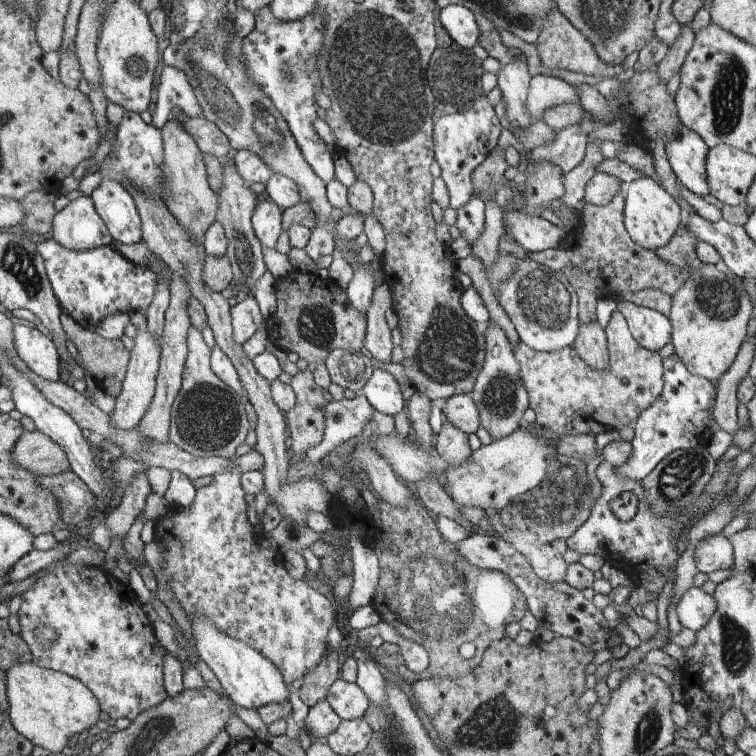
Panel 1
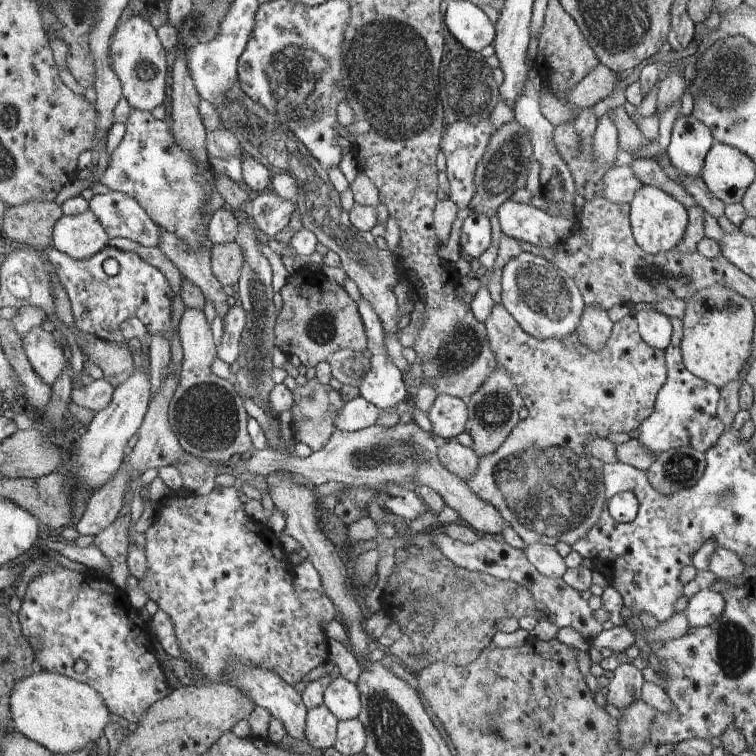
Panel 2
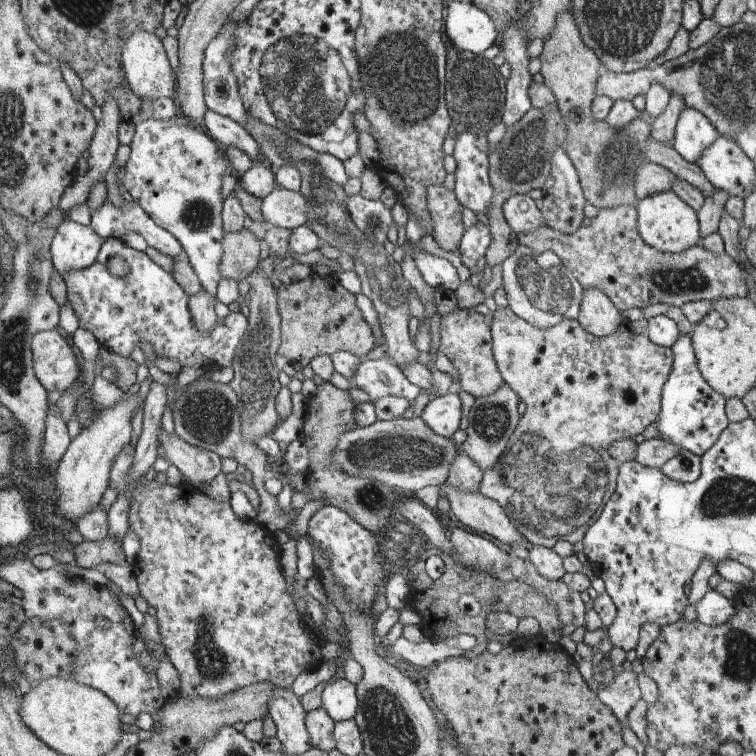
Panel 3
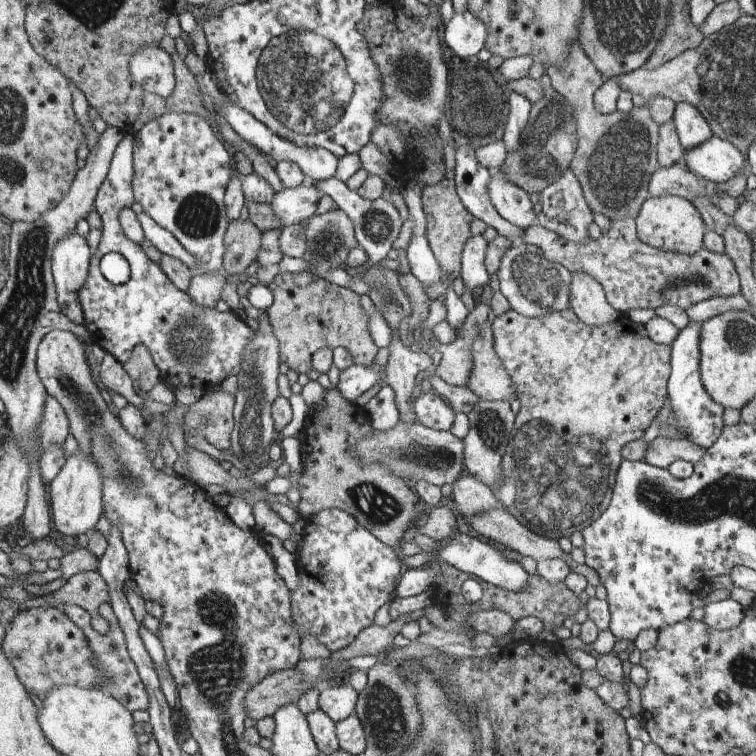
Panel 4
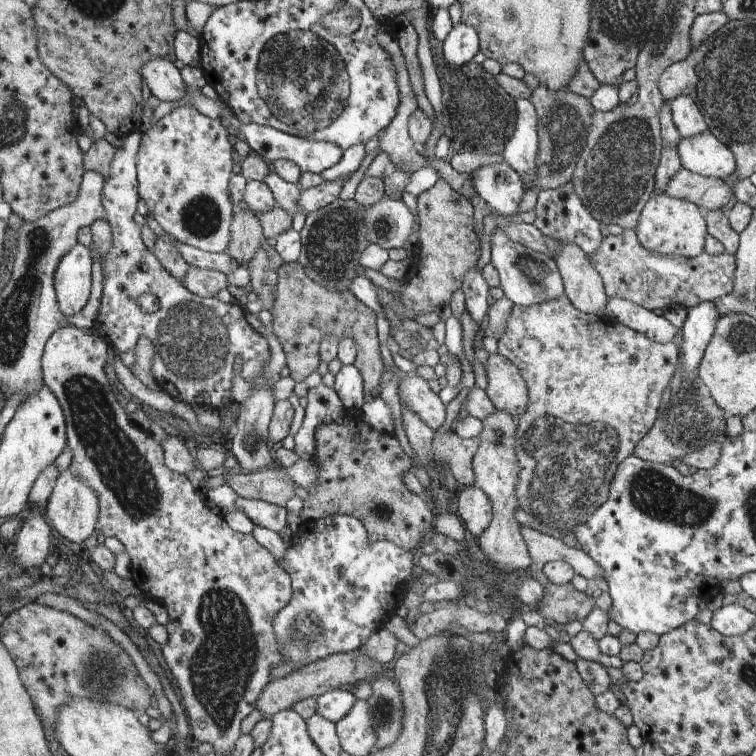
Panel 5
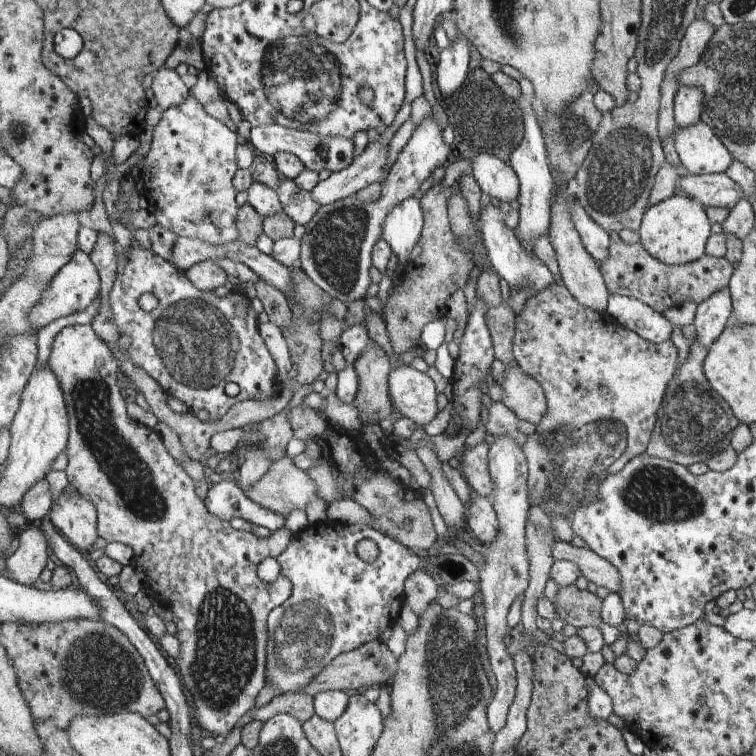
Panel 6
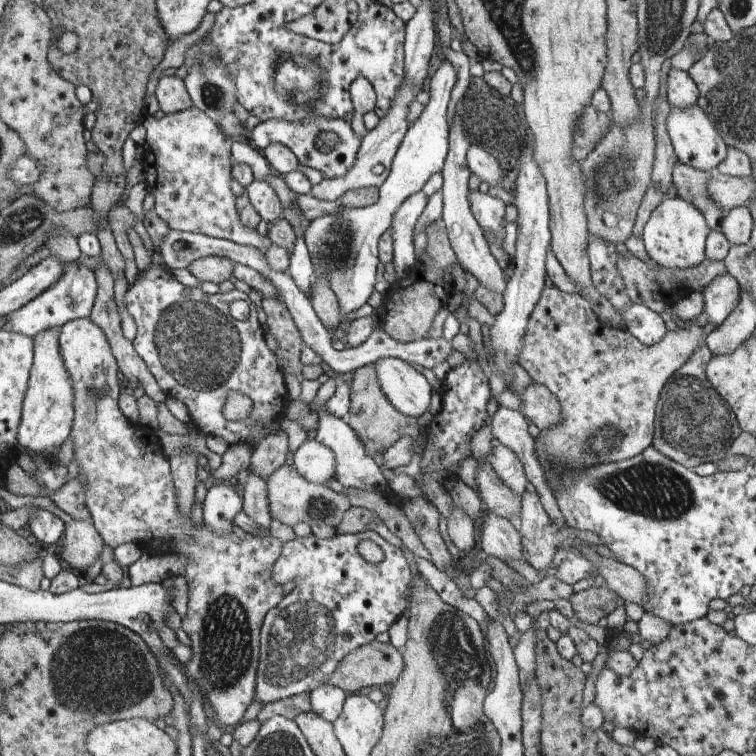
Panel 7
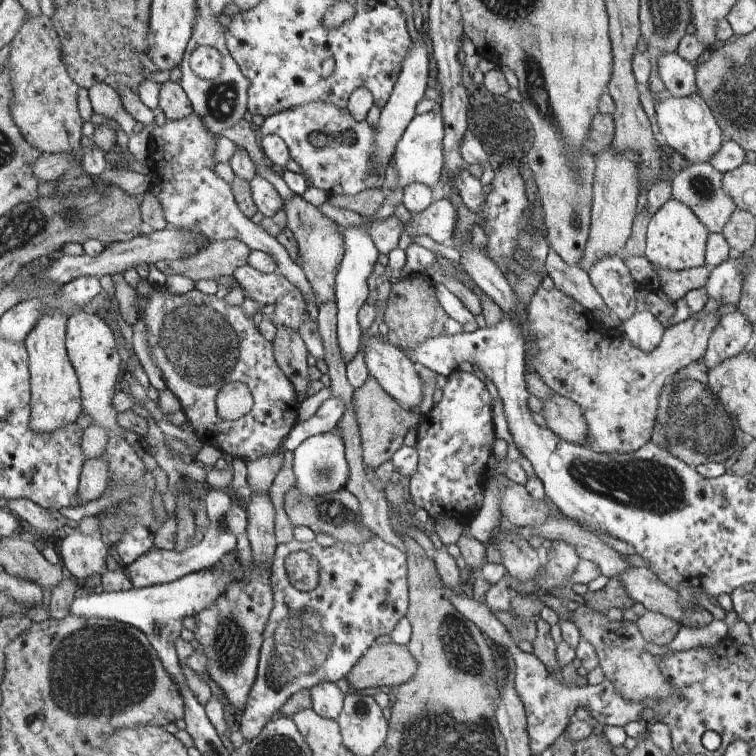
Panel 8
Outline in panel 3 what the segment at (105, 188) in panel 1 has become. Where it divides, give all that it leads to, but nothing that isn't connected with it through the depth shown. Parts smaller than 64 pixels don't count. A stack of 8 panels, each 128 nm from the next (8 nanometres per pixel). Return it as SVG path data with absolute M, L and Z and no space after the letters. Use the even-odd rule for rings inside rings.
M107 198L98 210L91 212L90 228L103 239L108 236L120 238L128 232L137 232L146 240L148 246L153 246L162 254L185 257L180 242L168 230L158 226L136 201L116 208Z

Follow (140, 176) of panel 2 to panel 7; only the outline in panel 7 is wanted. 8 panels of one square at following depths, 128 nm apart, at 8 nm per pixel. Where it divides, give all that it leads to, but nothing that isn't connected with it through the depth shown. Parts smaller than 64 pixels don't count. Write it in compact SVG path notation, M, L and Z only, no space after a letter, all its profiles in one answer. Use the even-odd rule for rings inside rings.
M192 106L181 112L166 113L160 120L149 116L143 125L147 131L146 154L142 160L145 184L155 199L154 212L170 230L199 233L264 251L271 248L268 236L262 237L256 230L244 227L238 208L234 208L234 194L230 190L232 140L210 115Z

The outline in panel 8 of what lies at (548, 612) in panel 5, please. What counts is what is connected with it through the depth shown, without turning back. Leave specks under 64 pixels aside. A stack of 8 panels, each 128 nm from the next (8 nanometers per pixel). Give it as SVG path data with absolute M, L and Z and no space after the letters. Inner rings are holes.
M610 577L610 581L602 590L588 591L583 597L586 600L586 606L596 613L606 613L613 607L624 611L636 604L629 598L616 577Z

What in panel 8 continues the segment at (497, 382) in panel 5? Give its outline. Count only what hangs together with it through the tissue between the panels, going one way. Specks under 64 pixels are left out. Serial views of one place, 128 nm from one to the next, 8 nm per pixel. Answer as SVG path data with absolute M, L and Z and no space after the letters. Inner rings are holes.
M554 393L548 400L544 400L543 403L540 414L544 416L549 430L570 443L585 444L587 423L584 421L580 406L557 393Z

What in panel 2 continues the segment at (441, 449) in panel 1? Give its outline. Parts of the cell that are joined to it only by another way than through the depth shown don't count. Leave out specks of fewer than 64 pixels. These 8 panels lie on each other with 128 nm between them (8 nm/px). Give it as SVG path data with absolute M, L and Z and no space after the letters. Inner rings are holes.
M455 437L439 442L438 460L449 470L458 476L460 480L468 480L478 470L479 456L475 454L472 447L460 444Z

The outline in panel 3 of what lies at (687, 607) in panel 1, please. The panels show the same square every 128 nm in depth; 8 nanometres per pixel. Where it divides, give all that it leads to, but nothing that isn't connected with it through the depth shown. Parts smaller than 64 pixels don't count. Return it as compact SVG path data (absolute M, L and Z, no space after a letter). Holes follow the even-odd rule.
M709 589L695 606L697 619L709 627L726 624L736 614L736 601L718 594L715 589Z

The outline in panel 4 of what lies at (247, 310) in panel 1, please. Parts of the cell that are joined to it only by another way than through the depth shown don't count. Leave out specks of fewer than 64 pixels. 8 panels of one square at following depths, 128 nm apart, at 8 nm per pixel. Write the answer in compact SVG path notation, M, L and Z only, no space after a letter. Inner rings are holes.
M132 133L125 134L115 151L115 157L111 162L110 172L106 181L95 199L95 210L101 217L103 229L101 230L101 242L96 249L95 258L92 258L90 273L87 275L87 282L84 282L83 289L79 291L79 304L84 310L83 327L89 333L89 340L94 345L102 347L117 362L132 362L132 354L140 350L140 346L146 346L154 359L156 367L160 369L163 377L168 379L166 384L174 387L185 385L196 386L204 393L208 390L217 390L223 380L230 375L237 375L243 363L243 349L254 337L254 332L240 320L233 311L218 312L218 310L208 309L199 306L192 300L191 296L184 291L180 291L174 283L168 279L166 272L148 256L140 245L130 242L118 224L118 212L121 208L130 207L134 203L132 190L134 188L132 174ZM109 253L119 253L128 257L131 269L130 279L125 284L114 285L108 282L102 275L99 265L101 259Z

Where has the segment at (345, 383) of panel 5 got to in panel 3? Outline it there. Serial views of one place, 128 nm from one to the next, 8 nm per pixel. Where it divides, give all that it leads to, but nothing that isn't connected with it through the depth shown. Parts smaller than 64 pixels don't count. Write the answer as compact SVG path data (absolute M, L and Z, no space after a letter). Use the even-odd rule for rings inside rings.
M385 353L380 360L363 360L352 376L351 386L361 388L372 401L394 394L415 402L423 390L407 379L407 374L394 364Z

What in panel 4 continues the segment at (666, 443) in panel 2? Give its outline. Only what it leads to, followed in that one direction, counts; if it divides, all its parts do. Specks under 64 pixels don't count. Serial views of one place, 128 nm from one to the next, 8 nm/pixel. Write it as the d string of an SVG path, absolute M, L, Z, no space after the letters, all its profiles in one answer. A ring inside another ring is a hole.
M691 322L681 330L672 342L672 375L668 380L668 399L672 405L671 418L675 418L675 428L680 435L698 447L708 449L720 437L723 424L723 411L704 389L699 372L701 324Z

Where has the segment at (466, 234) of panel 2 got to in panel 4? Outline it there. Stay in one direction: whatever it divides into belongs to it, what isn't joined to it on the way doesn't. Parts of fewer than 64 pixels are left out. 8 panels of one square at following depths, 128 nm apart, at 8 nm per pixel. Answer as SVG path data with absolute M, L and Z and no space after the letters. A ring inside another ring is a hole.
M482 235L471 236L461 252L461 278L466 288L472 290L477 303L481 288L489 284L485 255L489 243Z

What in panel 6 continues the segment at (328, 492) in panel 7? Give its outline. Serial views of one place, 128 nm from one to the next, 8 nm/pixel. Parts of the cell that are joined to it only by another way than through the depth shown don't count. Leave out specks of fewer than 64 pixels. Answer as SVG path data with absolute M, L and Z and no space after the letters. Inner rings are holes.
M287 455L274 461L266 475L262 476L251 487L244 489L243 494L259 506L265 507L284 518L287 518L290 512L296 508L305 510L306 503L318 497L315 482L304 471L298 469Z

